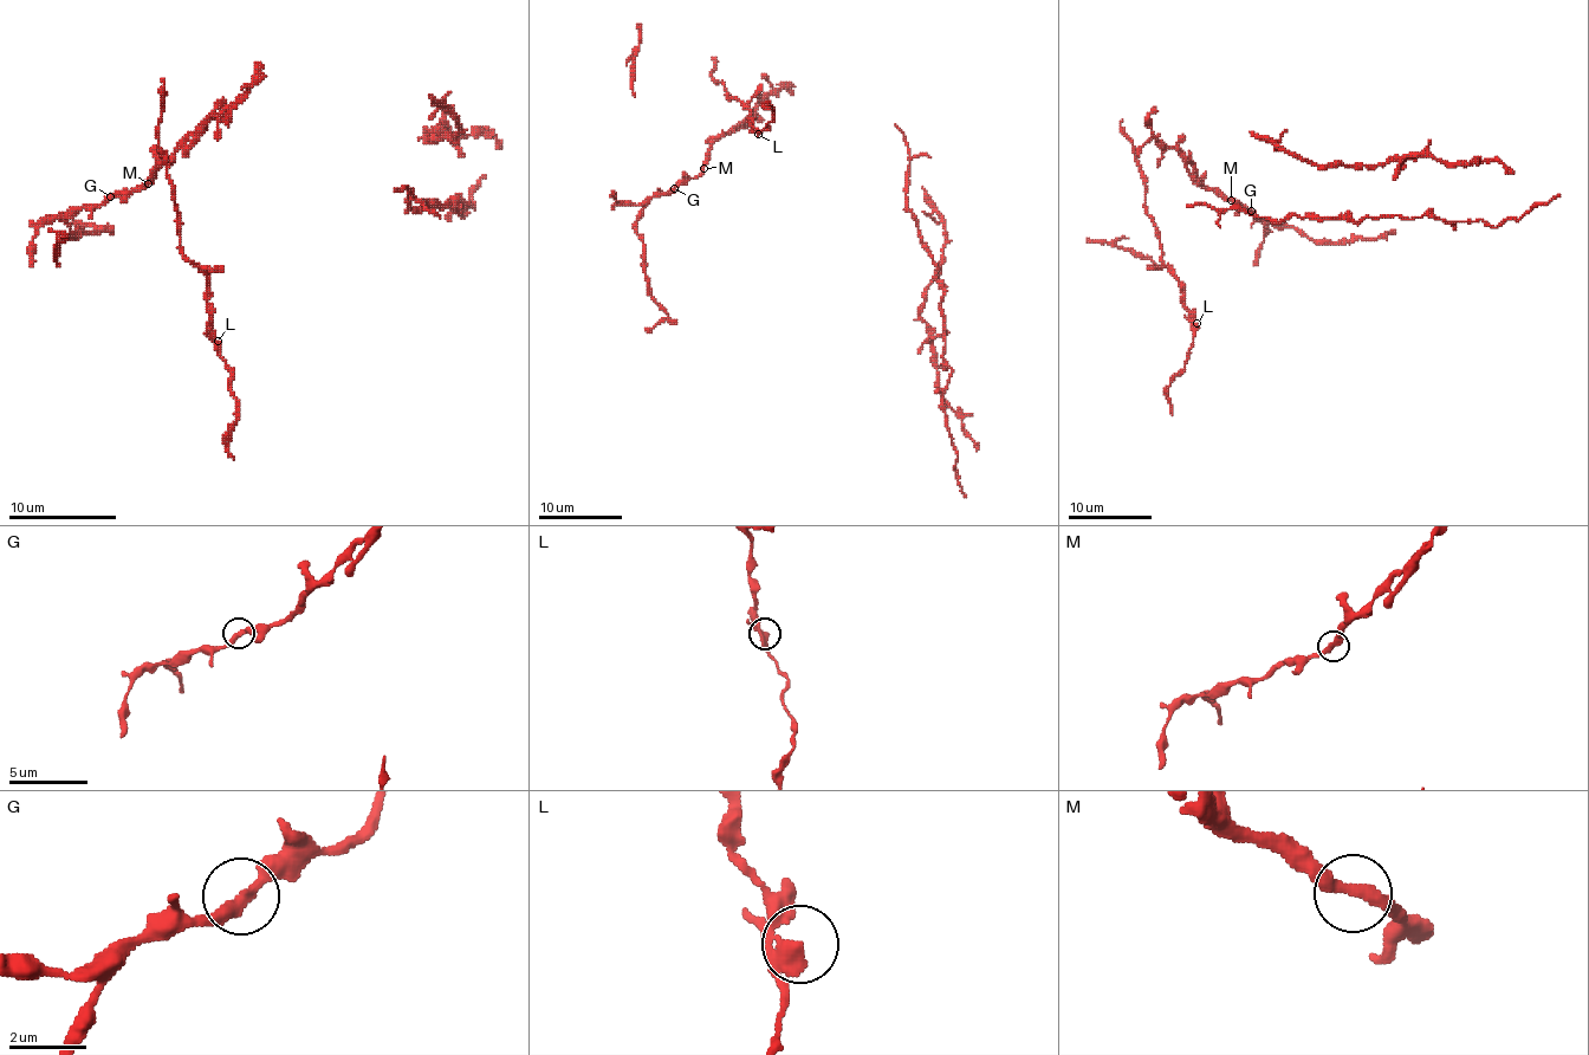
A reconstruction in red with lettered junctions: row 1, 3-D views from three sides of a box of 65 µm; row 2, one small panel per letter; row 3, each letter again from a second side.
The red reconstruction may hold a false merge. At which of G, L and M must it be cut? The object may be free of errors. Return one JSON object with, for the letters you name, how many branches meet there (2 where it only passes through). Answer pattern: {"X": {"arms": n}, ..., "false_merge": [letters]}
{"false_merge": []}

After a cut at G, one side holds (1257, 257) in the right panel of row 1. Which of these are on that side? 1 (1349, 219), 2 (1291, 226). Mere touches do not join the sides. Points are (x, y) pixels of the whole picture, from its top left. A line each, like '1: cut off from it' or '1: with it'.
1: cut off from it
2: with it

